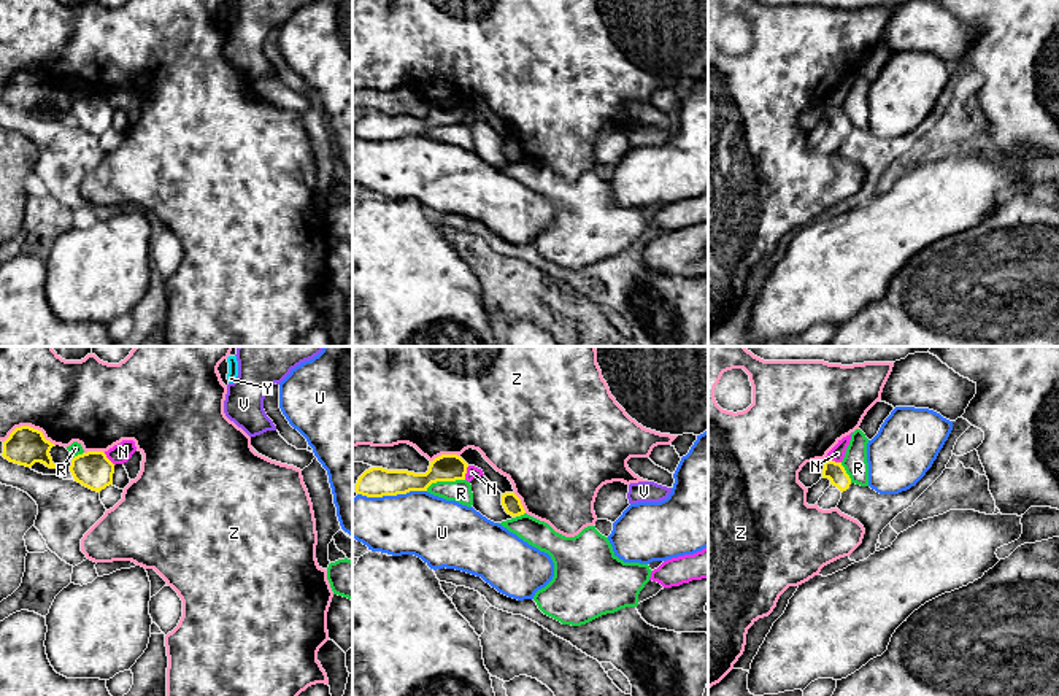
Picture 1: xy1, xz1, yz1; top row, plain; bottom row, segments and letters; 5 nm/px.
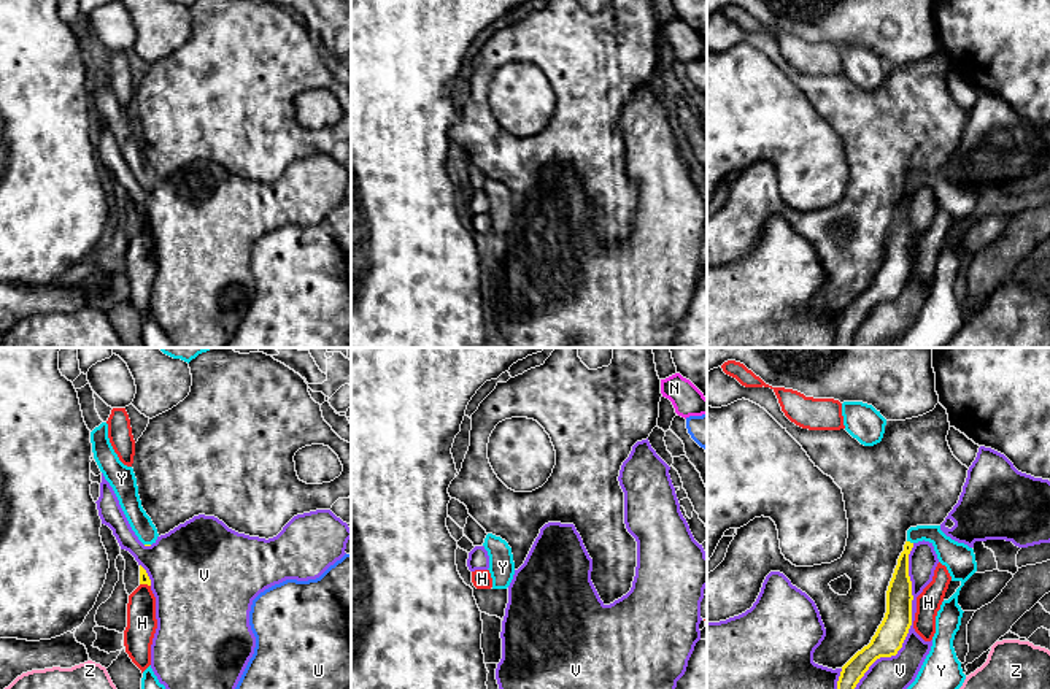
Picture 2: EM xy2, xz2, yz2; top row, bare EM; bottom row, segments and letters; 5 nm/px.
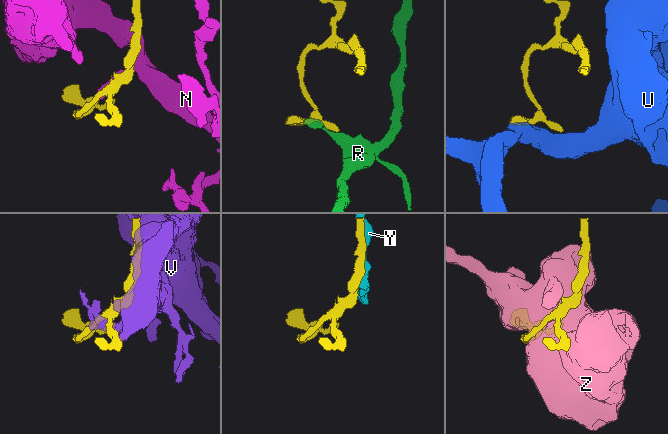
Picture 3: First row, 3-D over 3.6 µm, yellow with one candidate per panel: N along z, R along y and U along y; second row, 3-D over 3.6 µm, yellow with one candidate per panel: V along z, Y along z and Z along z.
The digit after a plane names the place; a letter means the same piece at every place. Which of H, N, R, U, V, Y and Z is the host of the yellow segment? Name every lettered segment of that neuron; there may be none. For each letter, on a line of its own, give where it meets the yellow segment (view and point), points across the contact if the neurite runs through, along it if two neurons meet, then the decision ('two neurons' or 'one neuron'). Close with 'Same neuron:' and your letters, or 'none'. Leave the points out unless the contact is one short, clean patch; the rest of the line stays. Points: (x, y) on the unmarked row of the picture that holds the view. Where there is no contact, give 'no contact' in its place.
H: meets yellow in xy2 at (145, 227); two neurons
N: meets yellow in yz1 at (834, 105); border along yz1 (826, 102), (840, 107); two neurons
R: meets yellow in xz1 at (445, 124); two neurons
U: meets yellow in xz1 at (391, 139); border along xz1 (426, 134), (381, 140), (358, 139); two neurons
V: meets yellow in yz2 at (909, 272); two neurons
Y: meets yellow in yz2 at (909, 186); one neuron
Z: meets yellow in xy1 at (29, 70); two neurons
Same neuron: Y

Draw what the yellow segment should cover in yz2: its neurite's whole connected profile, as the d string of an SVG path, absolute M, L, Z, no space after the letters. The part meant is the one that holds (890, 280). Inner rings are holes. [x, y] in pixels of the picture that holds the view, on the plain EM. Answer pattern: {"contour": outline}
{"contour": "M917 170L907 175L904 195L898 203L886 235L886 257L870 287L858 295L843 311L832 348L853 348L853 337L869 311L880 302L896 300L912 270L912 225L909 198L915 187L929 186L937 203L947 211L952 225L959 225L956 237L944 244L936 260L936 278L915 325L894 348L944 348L964 327L961 306L953 284L961 270L963 254L958 240L964 227L977 216L974 194L947 181L940 170Z"}

